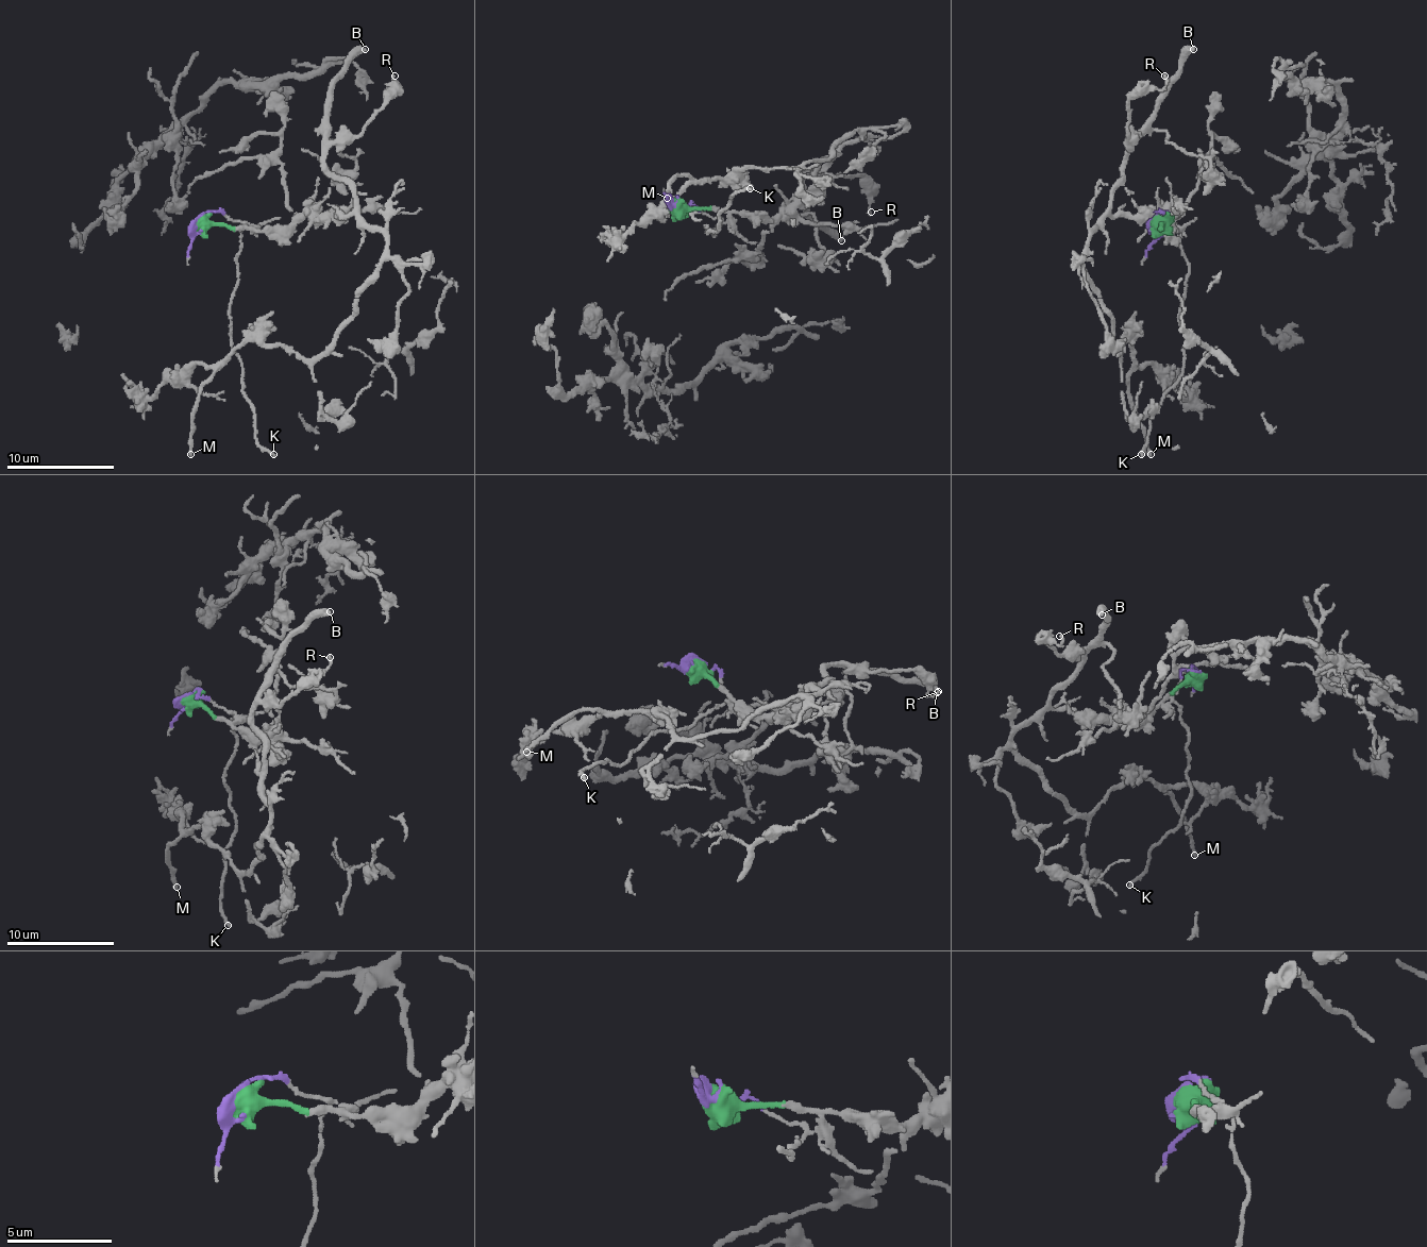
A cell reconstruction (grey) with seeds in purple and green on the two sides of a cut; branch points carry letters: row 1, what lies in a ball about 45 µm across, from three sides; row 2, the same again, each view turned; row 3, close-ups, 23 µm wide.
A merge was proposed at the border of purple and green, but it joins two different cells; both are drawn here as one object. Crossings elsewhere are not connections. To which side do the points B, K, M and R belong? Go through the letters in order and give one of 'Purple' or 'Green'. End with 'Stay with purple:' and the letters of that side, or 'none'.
B: Green
K: Purple
M: Green
R: Green
Stay with purple: K

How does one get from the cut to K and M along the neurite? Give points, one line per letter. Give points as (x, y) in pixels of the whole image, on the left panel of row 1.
K: (198, 223), (204, 213), (220, 213), (245, 229), (231, 348), (255, 411), (255, 439), (273, 455)
M: (198, 223), (287, 229), (357, 215), (384, 237), (387, 258), (322, 353), (245, 341), (201, 388), (190, 455)

